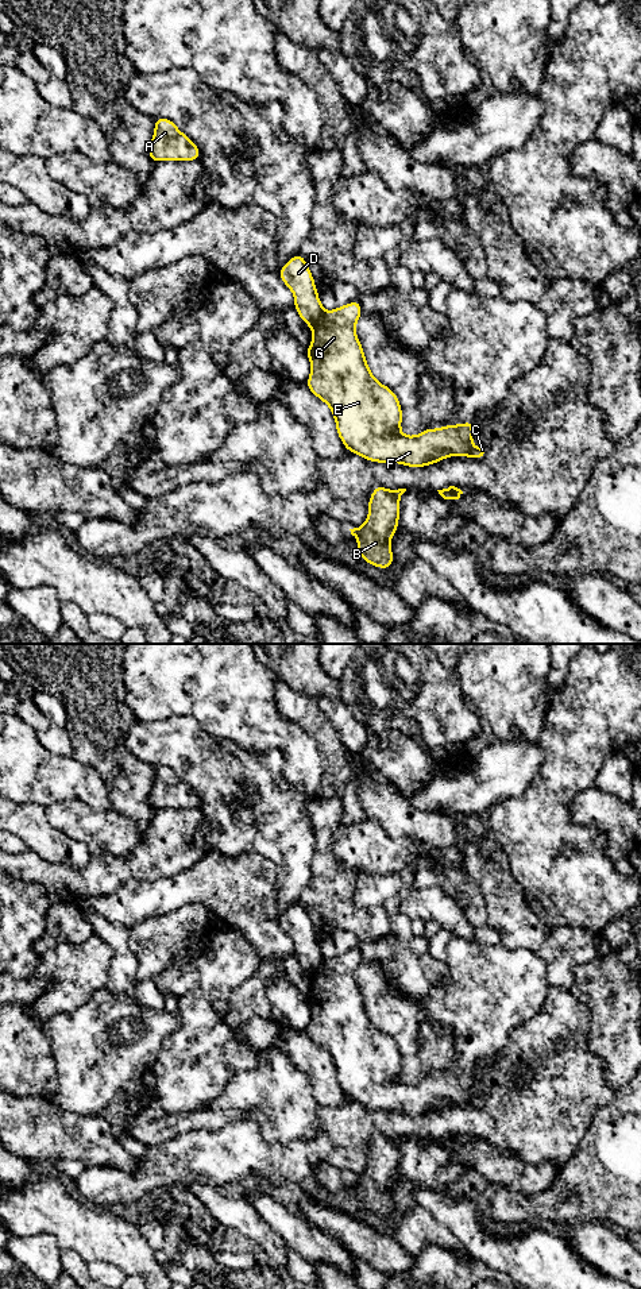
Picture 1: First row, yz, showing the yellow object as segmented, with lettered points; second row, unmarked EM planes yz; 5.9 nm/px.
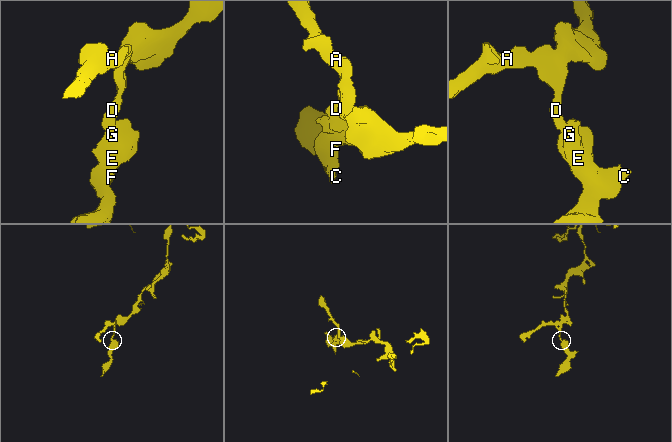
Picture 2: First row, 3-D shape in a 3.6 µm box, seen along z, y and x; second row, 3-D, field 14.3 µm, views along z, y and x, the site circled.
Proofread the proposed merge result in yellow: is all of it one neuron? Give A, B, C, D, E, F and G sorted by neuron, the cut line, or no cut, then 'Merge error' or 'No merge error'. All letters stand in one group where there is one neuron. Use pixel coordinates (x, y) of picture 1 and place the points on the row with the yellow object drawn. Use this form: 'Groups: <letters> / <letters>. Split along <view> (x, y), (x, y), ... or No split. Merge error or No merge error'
Groups: A D / B C E F G. Split along yz (324, 312), (311, 327). Merge error

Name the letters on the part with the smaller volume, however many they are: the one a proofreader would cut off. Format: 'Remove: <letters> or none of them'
Remove: B, C, E, F, G

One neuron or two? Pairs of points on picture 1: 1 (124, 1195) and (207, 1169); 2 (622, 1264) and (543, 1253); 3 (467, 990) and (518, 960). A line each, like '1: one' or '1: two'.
1: one
2: two
3: one

